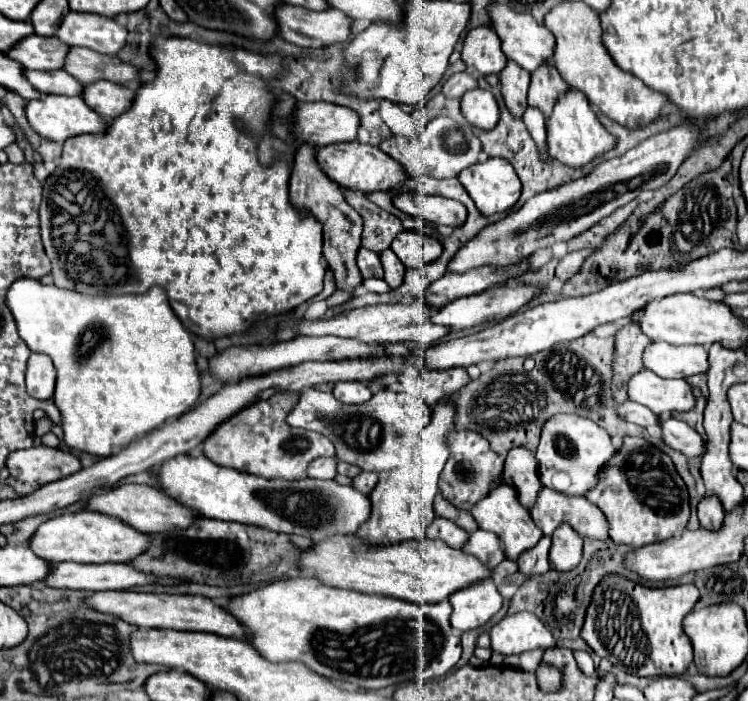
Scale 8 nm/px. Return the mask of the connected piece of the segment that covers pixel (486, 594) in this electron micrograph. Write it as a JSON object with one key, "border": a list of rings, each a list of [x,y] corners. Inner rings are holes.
{"border":[[[482,578],[450,594],[450,604],[454,608],[450,616],[452,626],[466,632],[486,624],[500,610],[502,596],[492,578]]]}

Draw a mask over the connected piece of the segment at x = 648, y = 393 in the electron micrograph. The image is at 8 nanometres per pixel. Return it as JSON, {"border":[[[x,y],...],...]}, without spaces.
{"border":[[[640,370],[628,380],[628,396],[648,406],[656,416],[686,412],[696,402],[692,388],[684,380],[664,380],[650,370]]]}

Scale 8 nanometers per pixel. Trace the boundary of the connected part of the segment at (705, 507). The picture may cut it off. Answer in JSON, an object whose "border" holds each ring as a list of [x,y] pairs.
{"border":[[[702,498],[698,504],[700,526],[706,530],[720,530],[724,524],[724,510],[718,498]]]}

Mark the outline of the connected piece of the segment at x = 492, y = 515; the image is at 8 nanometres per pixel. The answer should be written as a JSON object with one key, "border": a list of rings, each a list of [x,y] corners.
{"border":[[[500,484],[498,488],[494,488],[492,494],[488,494],[488,498],[484,498],[478,506],[474,506],[474,510],[470,514],[478,522],[478,528],[494,532],[500,538],[506,560],[518,560],[518,556],[522,552],[534,548],[538,544],[538,540],[542,538],[542,530],[538,530],[538,526],[534,526],[530,512],[520,506],[520,502],[516,498],[516,490],[508,484]]]}

